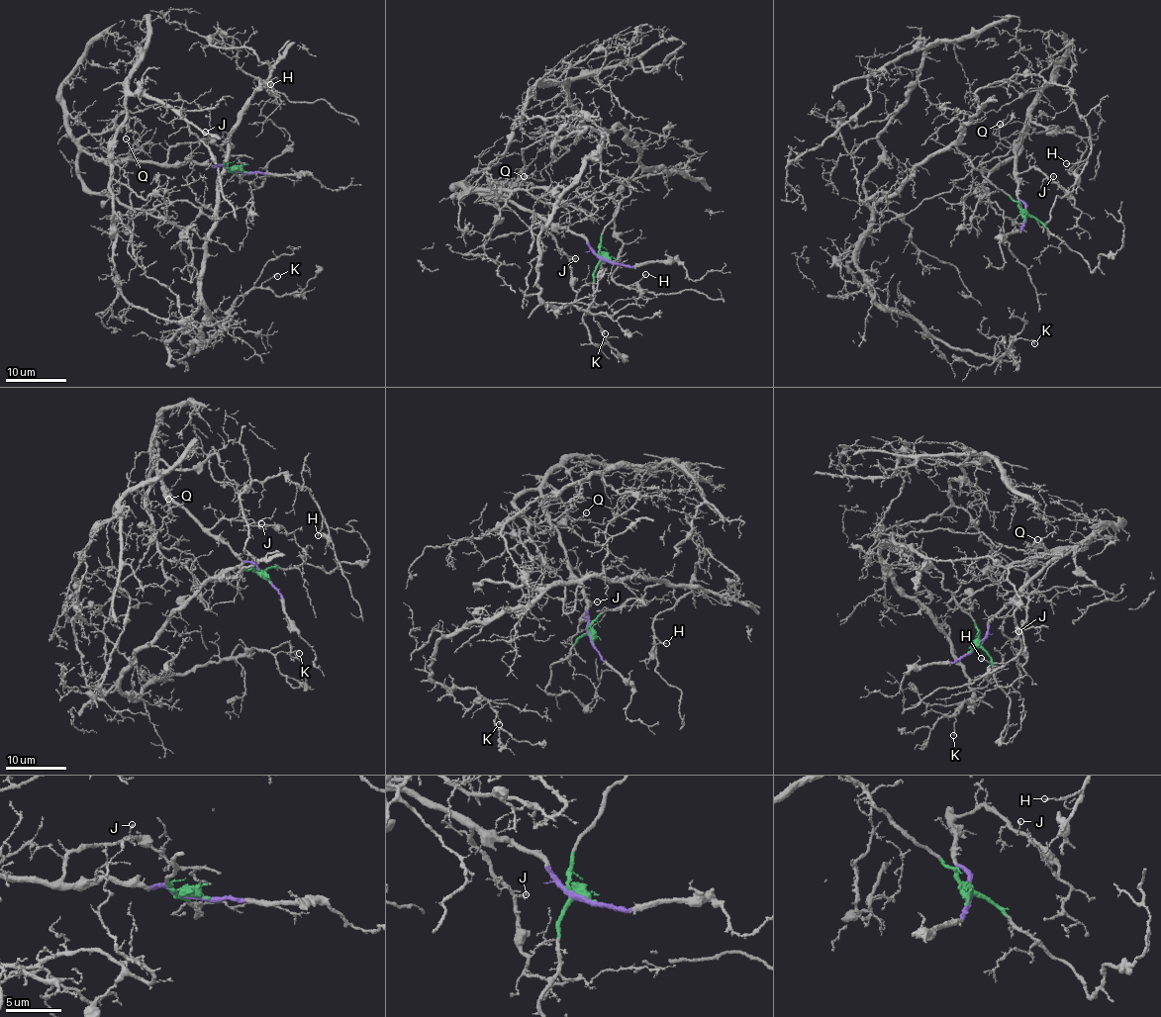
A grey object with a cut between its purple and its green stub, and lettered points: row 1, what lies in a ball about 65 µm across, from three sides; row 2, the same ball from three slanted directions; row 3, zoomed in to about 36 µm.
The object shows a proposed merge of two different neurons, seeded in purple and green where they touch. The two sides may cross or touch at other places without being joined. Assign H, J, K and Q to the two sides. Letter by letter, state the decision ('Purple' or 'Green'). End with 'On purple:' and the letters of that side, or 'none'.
H: Green
J: Purple
K: Green
Q: Purple
On purple: J, Q

